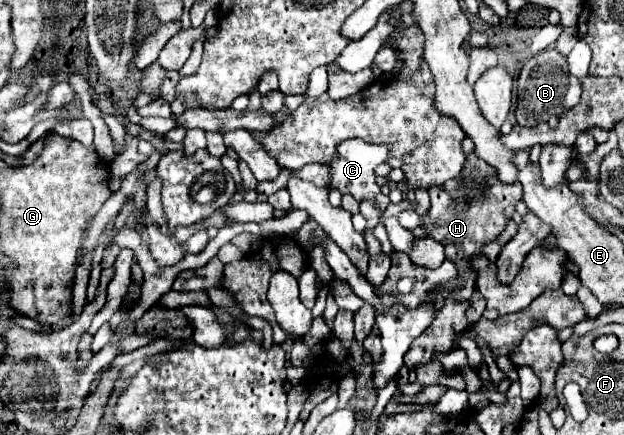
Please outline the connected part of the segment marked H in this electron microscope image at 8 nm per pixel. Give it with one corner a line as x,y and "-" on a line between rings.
474,153
472,154
477,160
466,159
463,172
471,173
472,171
480,171
486,176
485,185
488,185
488,189
486,190
485,197
478,200
477,204
467,204
465,200
455,200
453,194
451,194
451,190
447,190
447,184
437,186
435,190
429,192
429,196
431,196
431,208
429,208
425,224
423,224
425,236
431,238
431,240
435,240
435,242
439,242
439,244
443,244
445,246
445,256
451,262
455,262
455,266
457,266
457,278
449,280
449,282
437,284
437,288
433,290
433,294
443,294
443,298
455,294
457,302
469,300
471,294
475,292
475,272
469,266
469,258
473,258
475,254
479,254
481,246
487,240
493,240
505,228
505,224
507,224
505,210
511,208
511,206
515,206
521,200
521,186
519,186
519,182
513,182
513,184
499,182
495,168
478,158

